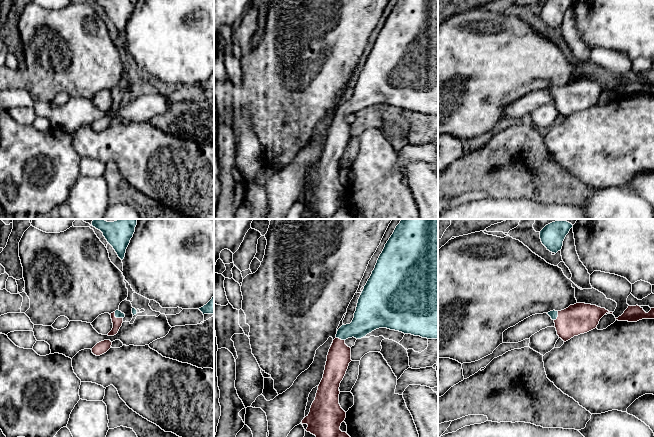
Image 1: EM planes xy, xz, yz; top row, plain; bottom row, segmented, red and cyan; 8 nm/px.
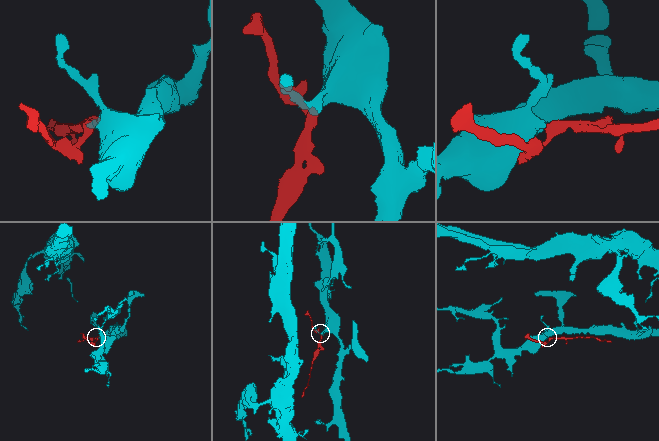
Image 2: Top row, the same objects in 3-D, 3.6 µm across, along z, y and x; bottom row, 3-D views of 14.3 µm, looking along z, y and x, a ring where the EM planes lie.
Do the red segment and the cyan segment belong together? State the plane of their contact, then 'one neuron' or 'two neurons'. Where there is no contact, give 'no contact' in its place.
contact in xy; one neuron

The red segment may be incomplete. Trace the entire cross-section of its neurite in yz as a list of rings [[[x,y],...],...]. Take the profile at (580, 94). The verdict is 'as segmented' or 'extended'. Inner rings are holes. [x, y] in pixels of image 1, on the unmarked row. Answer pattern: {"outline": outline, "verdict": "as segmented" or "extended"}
{"outline": [[[576,79],[574,81],[570,81],[568,84],[561,87],[550,87],[547,90],[551,93],[551,95],[555,99],[555,104],[557,107],[557,111],[564,118],[570,116],[574,112],[578,112],[580,110],[587,109],[595,104],[599,100],[600,95],[606,90],[613,88],[609,88],[605,84],[598,83],[596,81],[585,80],[585,79]]], "verdict": "extended"}

